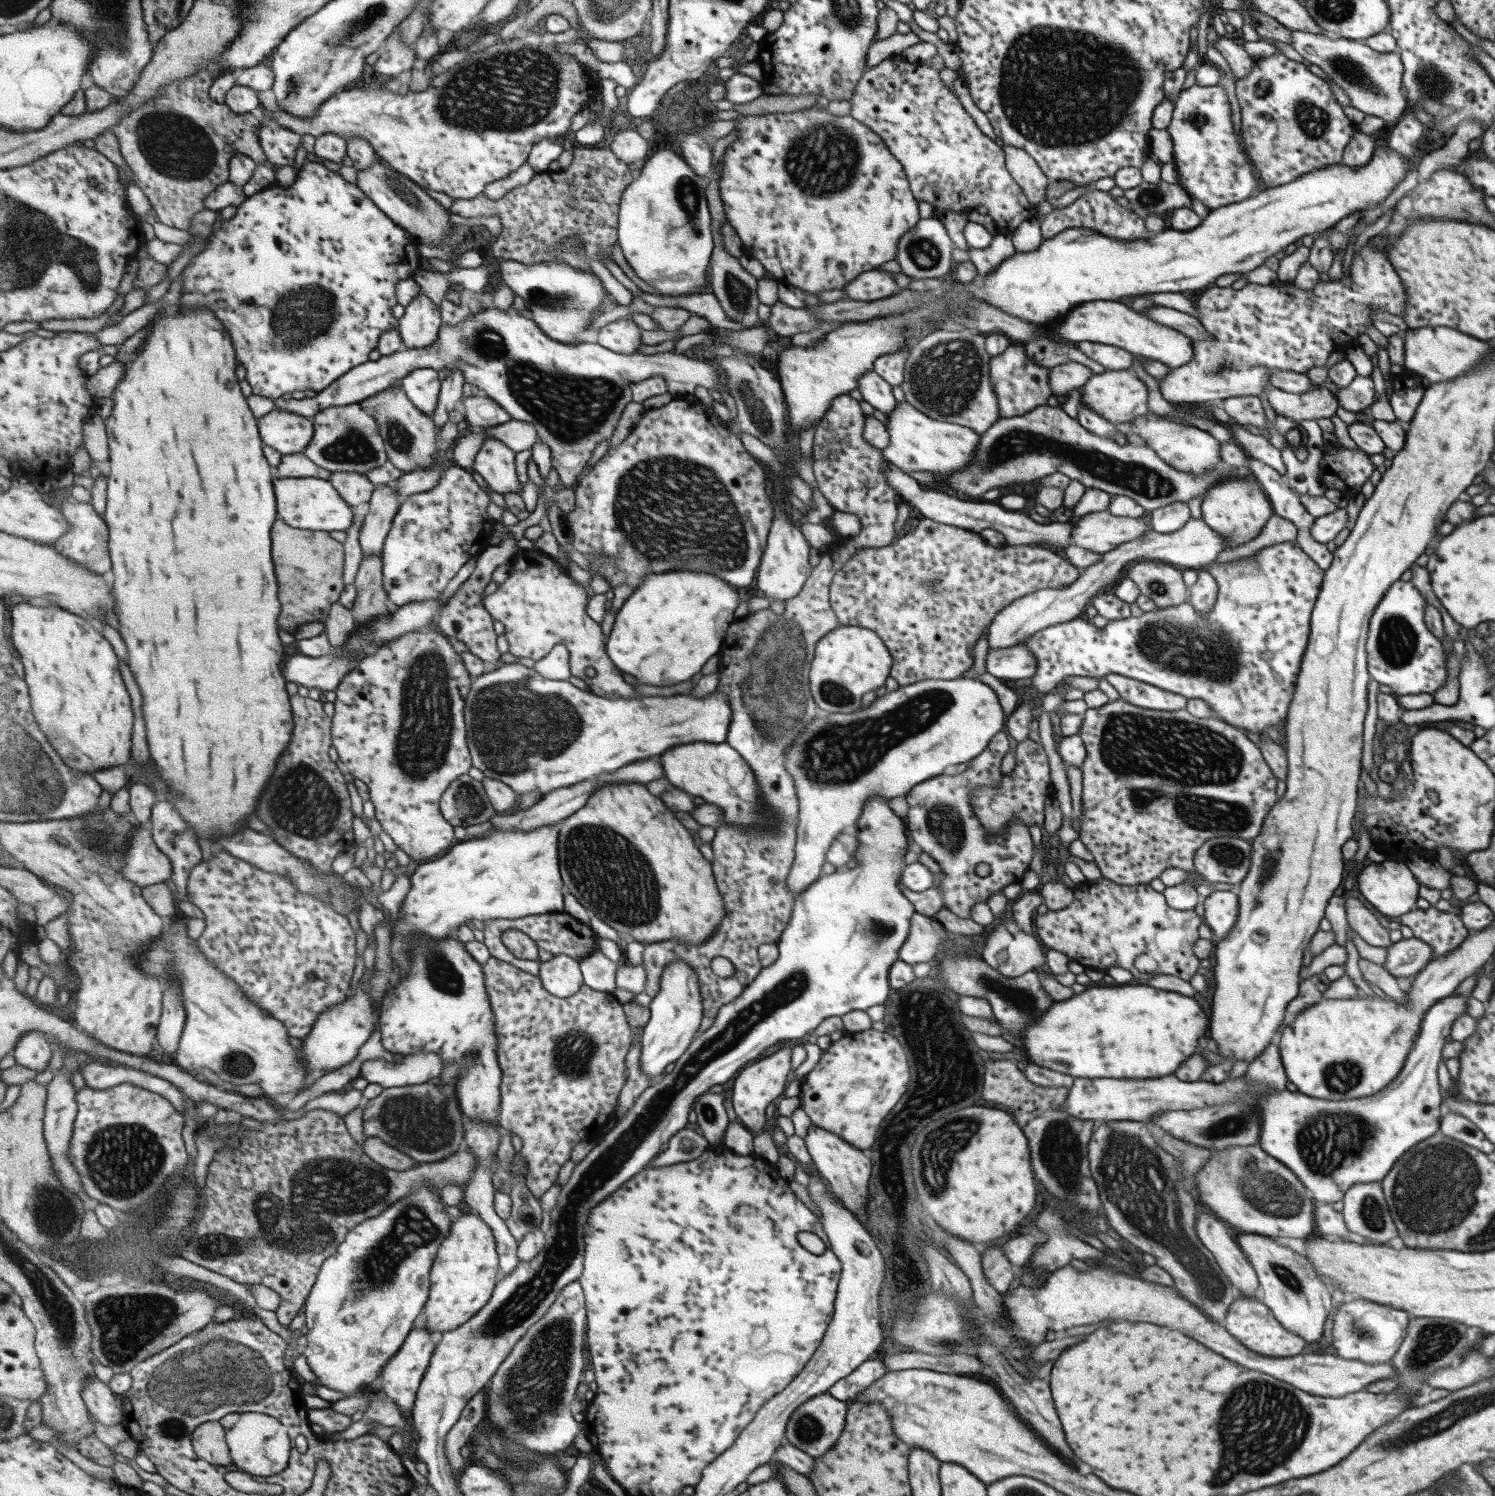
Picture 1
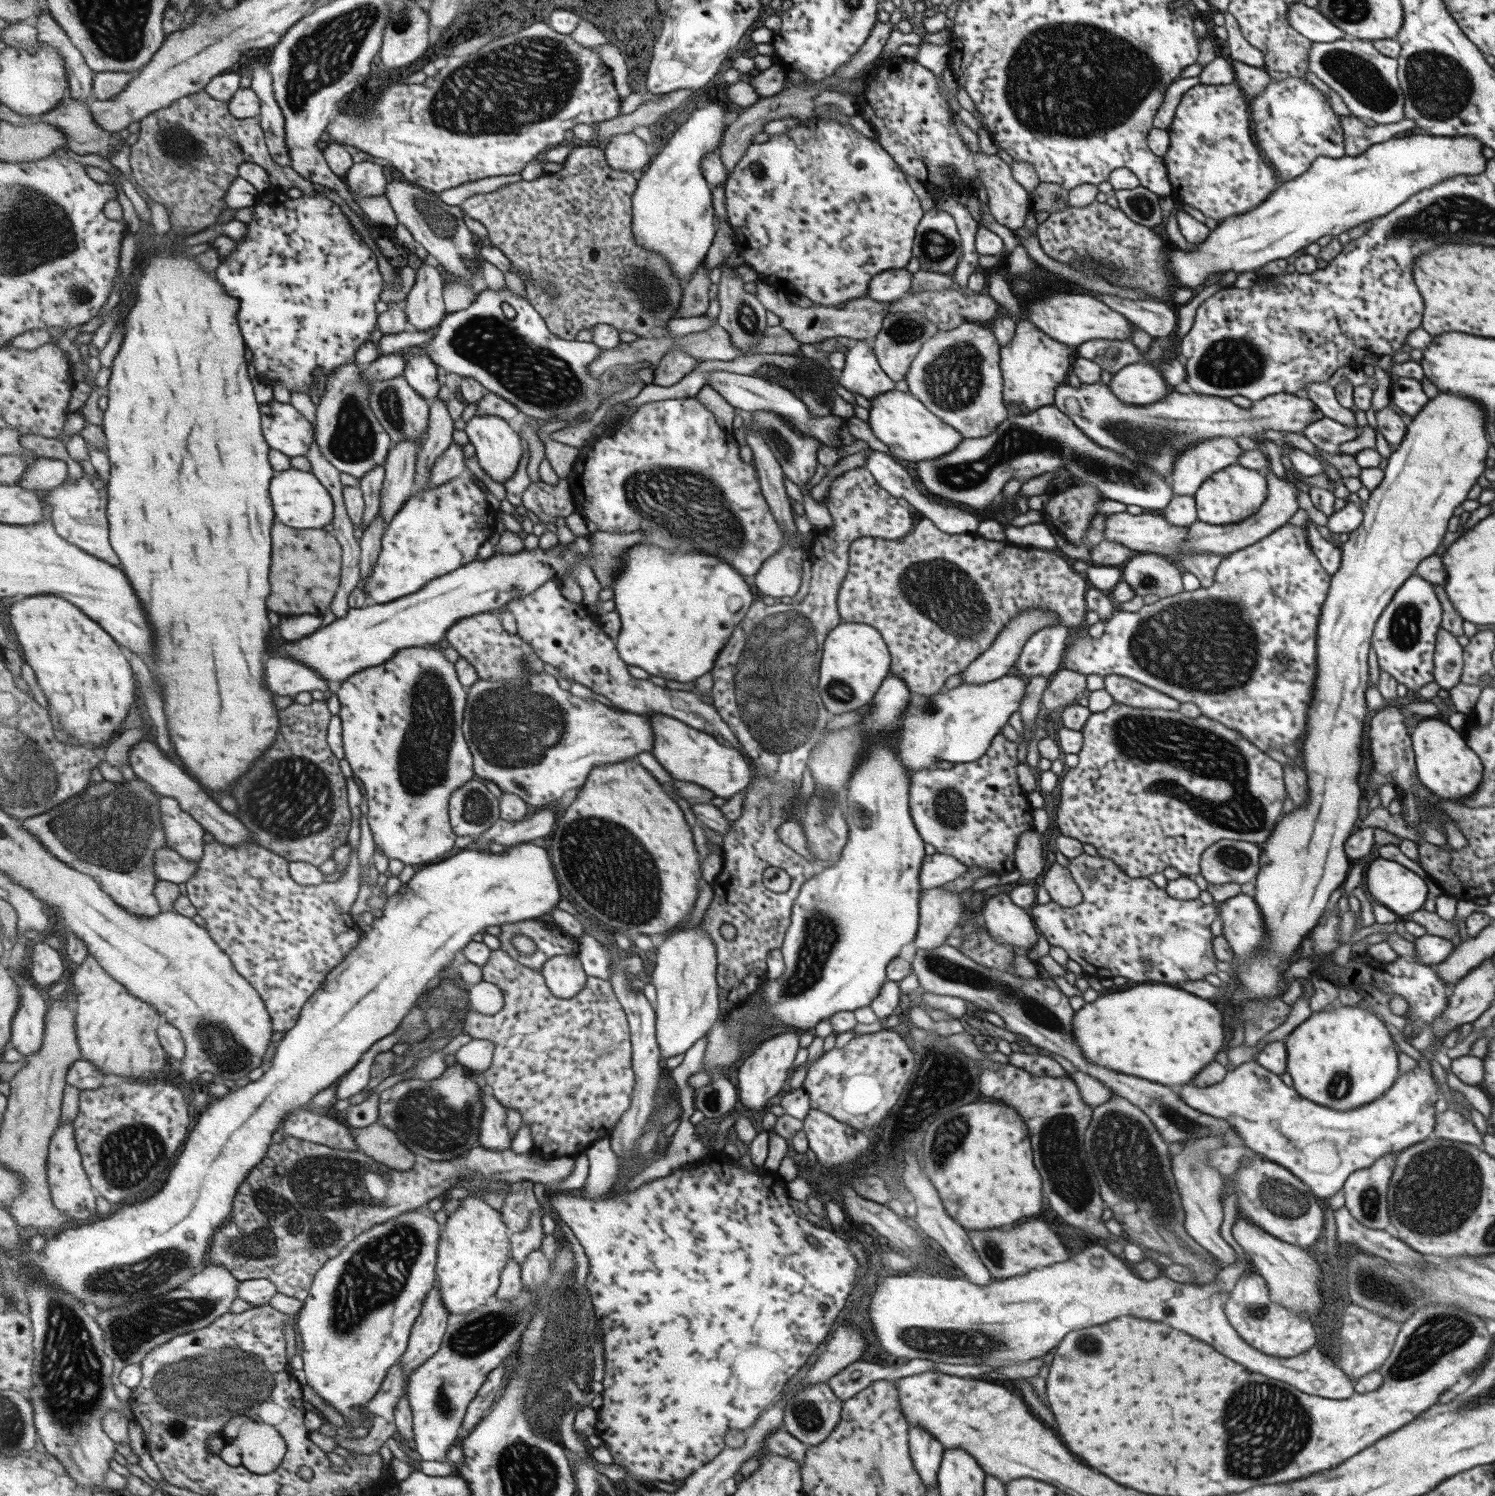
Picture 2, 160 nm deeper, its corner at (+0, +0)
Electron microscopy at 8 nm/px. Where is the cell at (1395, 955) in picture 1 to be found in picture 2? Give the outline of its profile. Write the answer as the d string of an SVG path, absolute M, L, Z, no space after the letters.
M1429 934L1414 939L1414 945L1416 952L1410 960L1425 966L1435 966L1443 962L1456 946L1451 939Z

